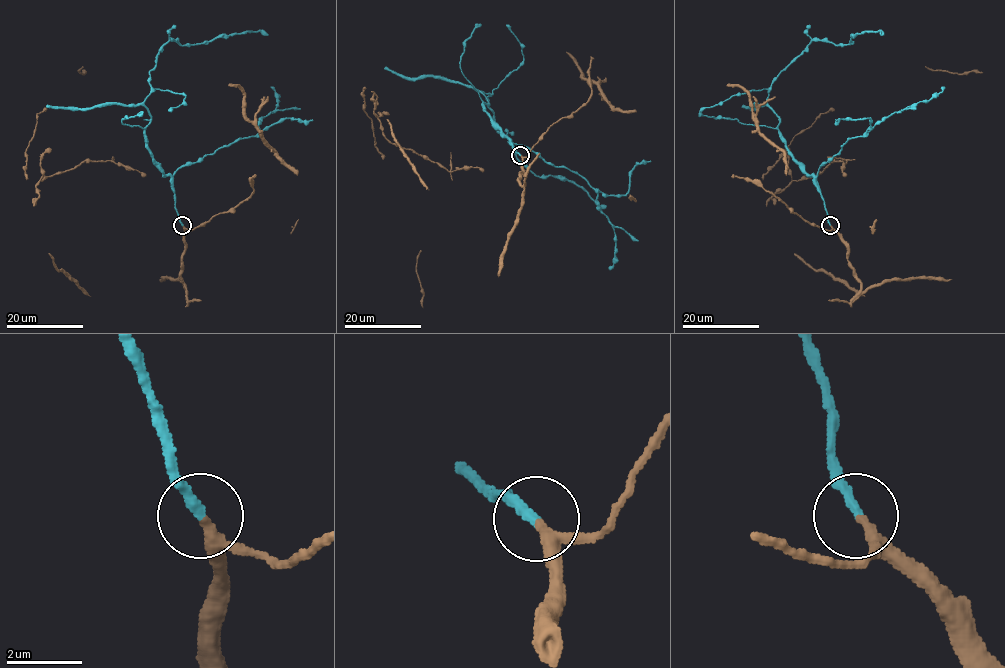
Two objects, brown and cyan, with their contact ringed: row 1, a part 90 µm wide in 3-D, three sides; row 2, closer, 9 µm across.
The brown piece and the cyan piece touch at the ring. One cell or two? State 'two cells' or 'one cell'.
one cell

